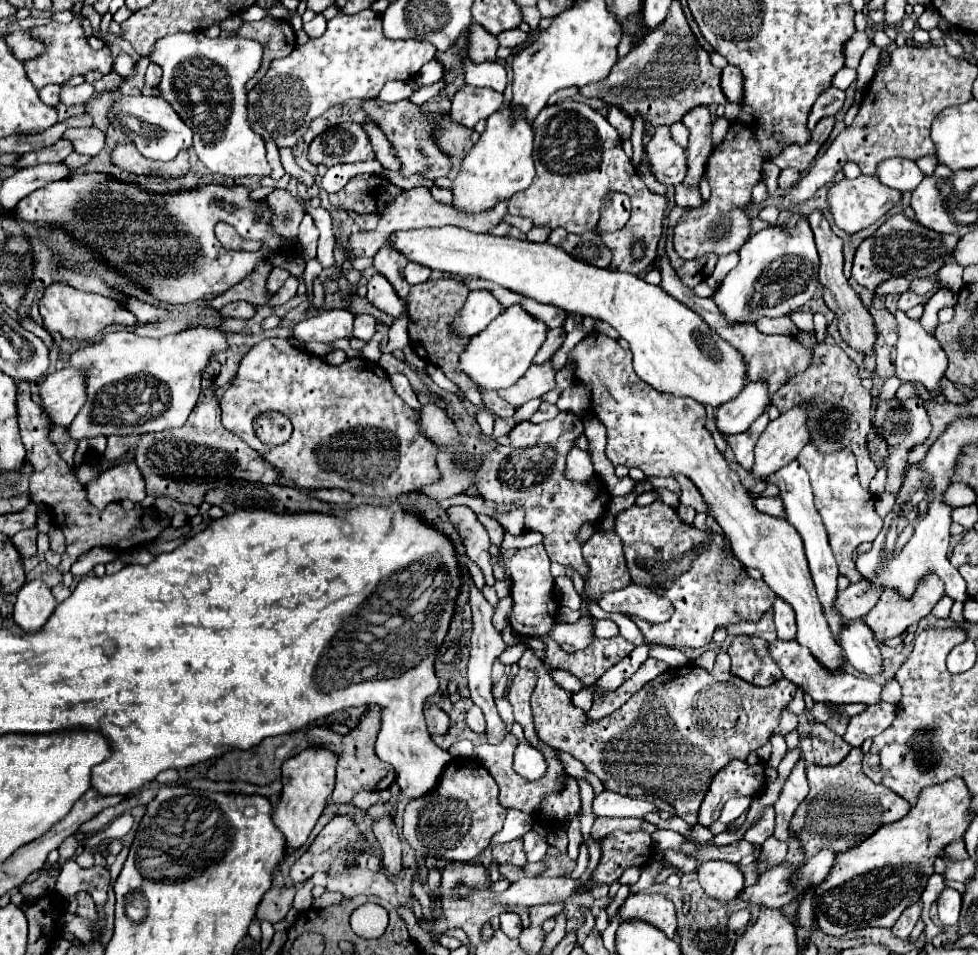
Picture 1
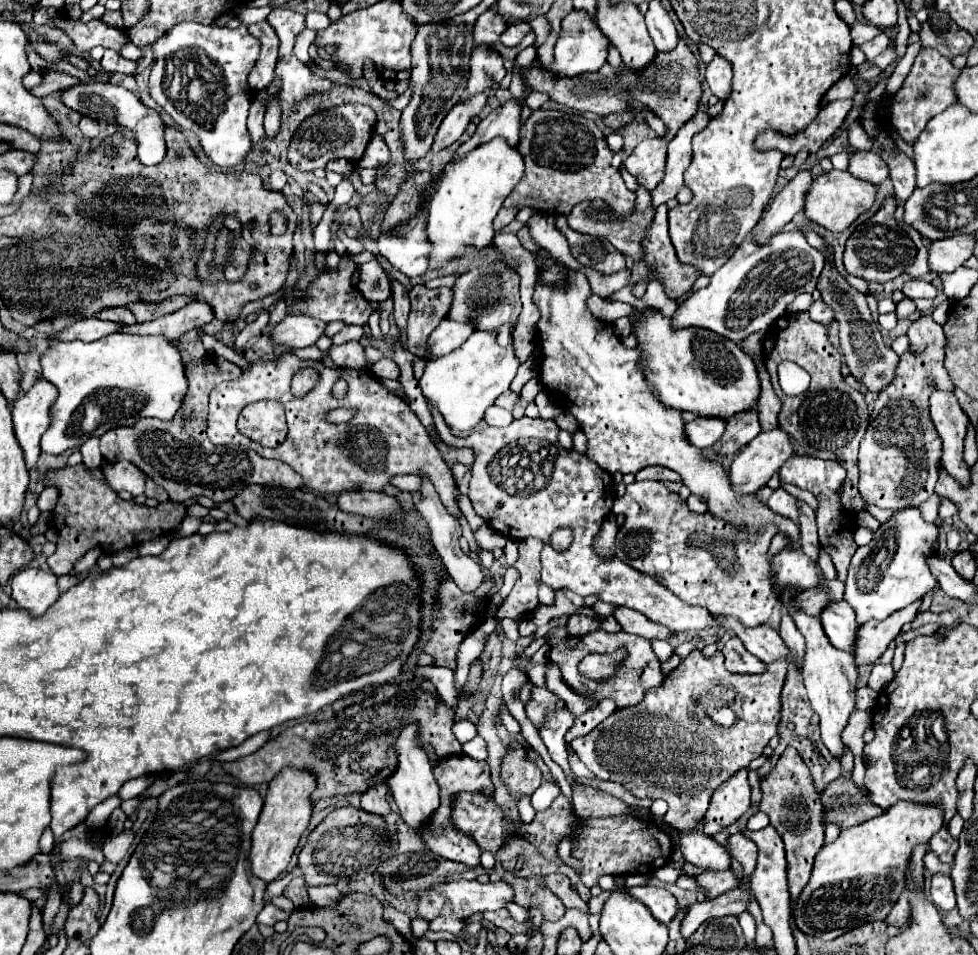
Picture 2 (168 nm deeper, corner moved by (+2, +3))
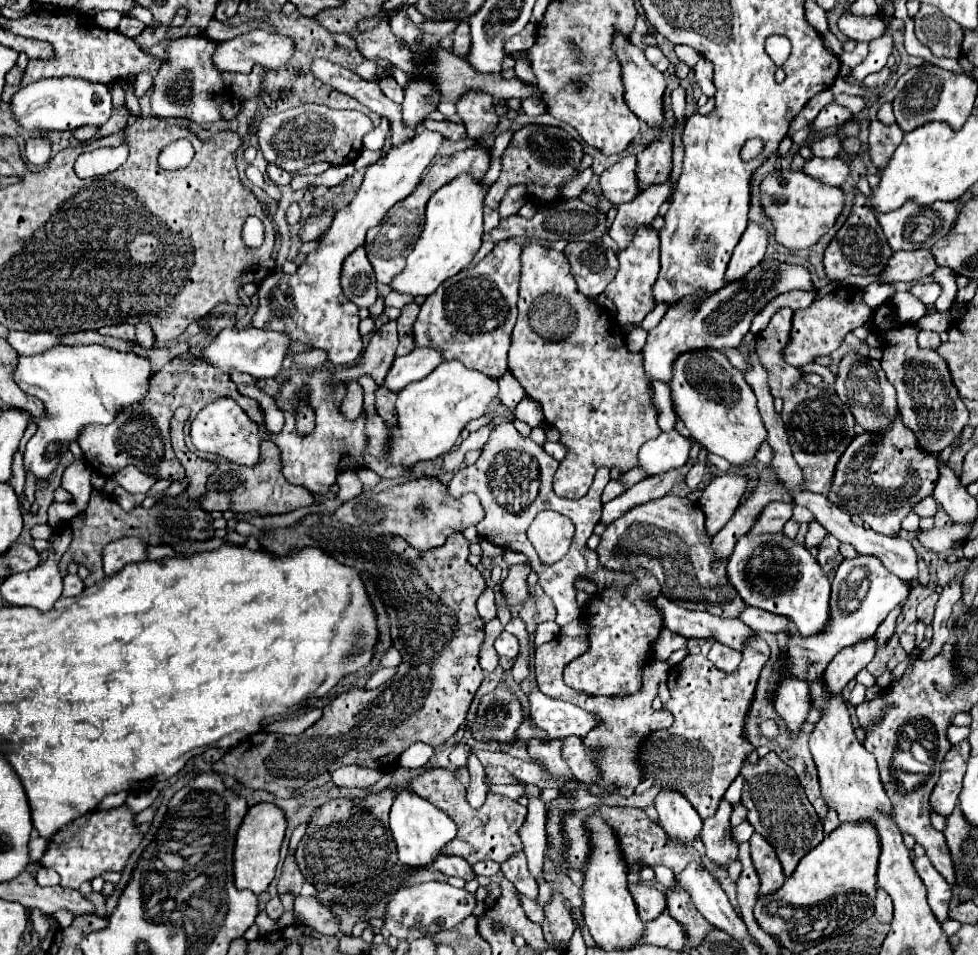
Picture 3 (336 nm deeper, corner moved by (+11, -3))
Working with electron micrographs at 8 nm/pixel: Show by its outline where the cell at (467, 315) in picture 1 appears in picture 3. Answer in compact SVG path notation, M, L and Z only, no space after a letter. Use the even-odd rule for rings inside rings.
M415 348L413 352L409 352L407 356L395 358L391 372L385 378L385 386L399 392L401 388L405 388L411 382L417 382L421 378L425 378L429 372L433 372L439 364L443 362L443 354L437 352L435 348Z

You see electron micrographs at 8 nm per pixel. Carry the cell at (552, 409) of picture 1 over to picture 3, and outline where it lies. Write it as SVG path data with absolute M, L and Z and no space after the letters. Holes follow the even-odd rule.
M525 396L525 398L517 404L517 408L515 408L515 416L517 416L519 420L527 422L531 428L535 428L535 426L543 426L543 424L545 424L545 418L543 418L543 412L541 412L539 402L531 400L529 396Z

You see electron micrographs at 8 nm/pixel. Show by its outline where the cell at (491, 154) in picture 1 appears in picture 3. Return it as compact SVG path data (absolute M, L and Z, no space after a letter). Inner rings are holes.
M469 172L441 186L427 202L423 232L415 248L407 256L407 266L403 274L393 278L391 288L411 296L429 296L431 292L437 290L441 282L461 272L481 248L485 196L487 196L487 188L483 186L483 180L473 178L473 174Z

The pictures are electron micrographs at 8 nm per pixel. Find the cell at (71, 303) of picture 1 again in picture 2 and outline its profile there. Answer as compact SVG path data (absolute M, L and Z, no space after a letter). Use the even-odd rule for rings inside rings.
M108 308L108 310L102 310L98 314L98 318L110 320L110 322L116 322L116 324L128 324L128 326L136 324L136 318L128 308Z

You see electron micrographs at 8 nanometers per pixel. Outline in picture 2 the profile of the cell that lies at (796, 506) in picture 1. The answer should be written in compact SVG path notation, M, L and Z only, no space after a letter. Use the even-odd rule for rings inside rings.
M800 502L800 540L802 540L802 550L806 556L810 556L814 562L818 562L820 554L820 542L818 542L818 532L816 532L816 516L806 502Z

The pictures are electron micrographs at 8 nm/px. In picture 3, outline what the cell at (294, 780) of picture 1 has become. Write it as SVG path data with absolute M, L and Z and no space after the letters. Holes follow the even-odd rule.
M261 802L249 808L237 832L235 852L233 852L233 874L235 874L235 886L239 890L247 888L255 894L261 894L263 890L267 890L267 886L275 878L275 868L279 862L281 844L285 840L285 830L287 830L287 818L279 806Z

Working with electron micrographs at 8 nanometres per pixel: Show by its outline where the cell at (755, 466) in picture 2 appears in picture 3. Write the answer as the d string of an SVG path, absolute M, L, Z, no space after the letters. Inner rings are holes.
M743 472L715 476L699 498L701 510L707 514L707 534L715 536L735 514L745 498L749 478Z

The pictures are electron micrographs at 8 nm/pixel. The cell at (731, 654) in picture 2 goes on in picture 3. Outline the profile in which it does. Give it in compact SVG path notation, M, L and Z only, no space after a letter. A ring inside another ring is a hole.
M715 642L713 644L713 648L709 650L709 656L707 656L715 666L719 670L723 670L723 672L733 672L733 670L737 670L737 666L741 664L741 654L737 652L737 650L731 650L729 646L725 646L724 644L719 644L719 642Z

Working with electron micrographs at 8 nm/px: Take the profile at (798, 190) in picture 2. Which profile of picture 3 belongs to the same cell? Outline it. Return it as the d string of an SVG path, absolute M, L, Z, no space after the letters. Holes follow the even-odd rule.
M751 222L739 240L739 246L735 248L735 254L731 256L729 268L727 268L727 282L733 282L735 278L743 278L751 266L757 266L767 250L769 234L761 224Z

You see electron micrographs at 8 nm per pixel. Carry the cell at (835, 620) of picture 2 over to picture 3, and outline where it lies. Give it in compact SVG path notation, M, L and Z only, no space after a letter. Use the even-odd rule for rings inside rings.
M781 532L763 534L755 538L741 536L729 558L727 570L729 580L739 590L739 596L747 602L747 606L755 606L791 618L793 626L797 626L797 630L805 638L825 632L831 620L831 582L827 580L817 560L797 540L785 538Z

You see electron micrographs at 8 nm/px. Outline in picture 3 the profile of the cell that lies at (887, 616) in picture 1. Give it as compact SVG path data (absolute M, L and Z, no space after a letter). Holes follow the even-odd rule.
M867 638L865 642L857 642L855 646L843 648L825 668L825 684L831 692L841 692L849 680L853 680L859 670L863 670L875 656L877 642L875 638Z

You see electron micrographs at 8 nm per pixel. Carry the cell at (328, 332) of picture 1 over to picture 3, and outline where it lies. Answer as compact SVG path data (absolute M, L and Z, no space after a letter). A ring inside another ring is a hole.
M245 328L245 330L221 330L219 336L201 352L201 358L209 364L217 366L223 372L229 372L231 368L239 372L247 372L255 378L275 378L283 358L287 356L287 350L291 346L289 334L273 332L273 330L259 330L259 328Z

